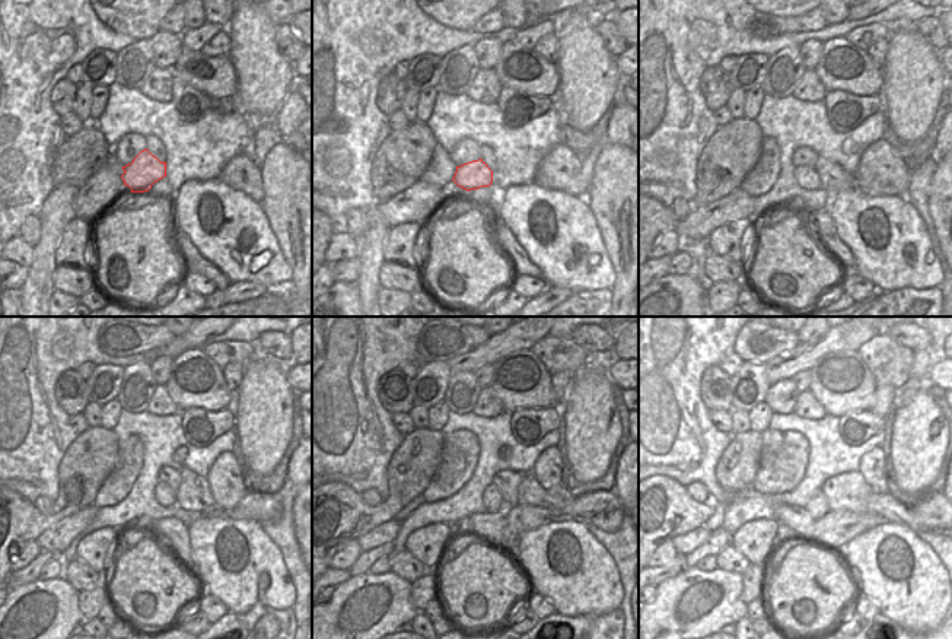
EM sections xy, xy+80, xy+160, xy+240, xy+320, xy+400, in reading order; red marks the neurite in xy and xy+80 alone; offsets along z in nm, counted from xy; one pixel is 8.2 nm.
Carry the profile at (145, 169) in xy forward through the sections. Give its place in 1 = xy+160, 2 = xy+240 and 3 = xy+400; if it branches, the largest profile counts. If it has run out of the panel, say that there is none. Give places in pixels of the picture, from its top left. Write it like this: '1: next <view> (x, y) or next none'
1: next xy+160 (806, 177)
2: next xy+240 (164, 493)
3: next xy+400 (817, 505)

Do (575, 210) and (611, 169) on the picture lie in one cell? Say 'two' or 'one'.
two

